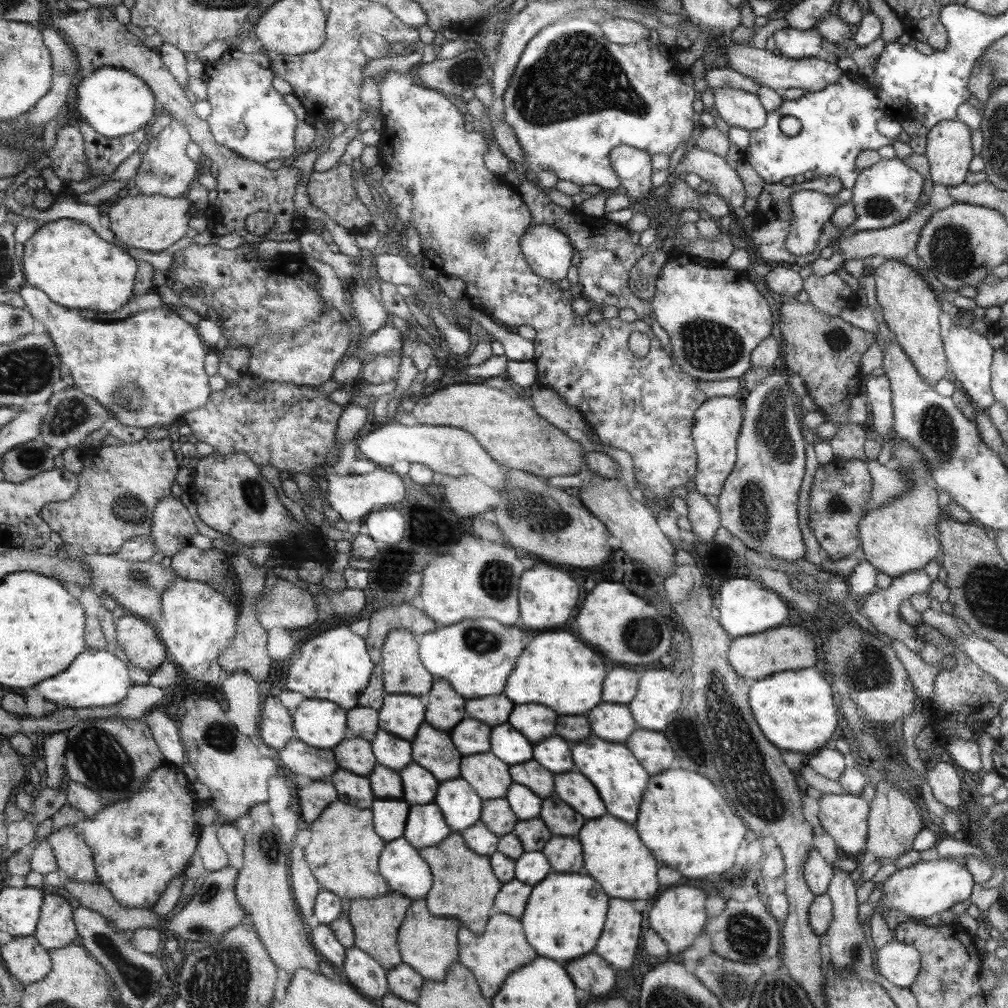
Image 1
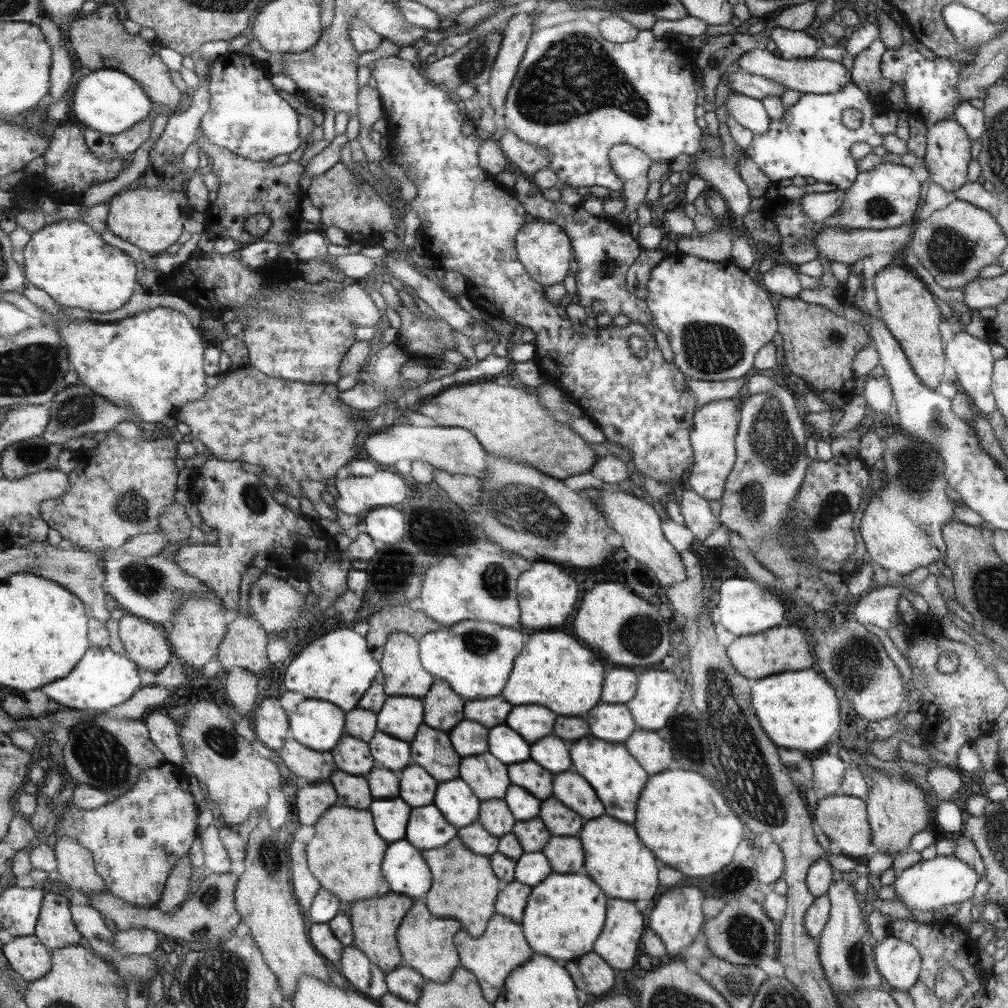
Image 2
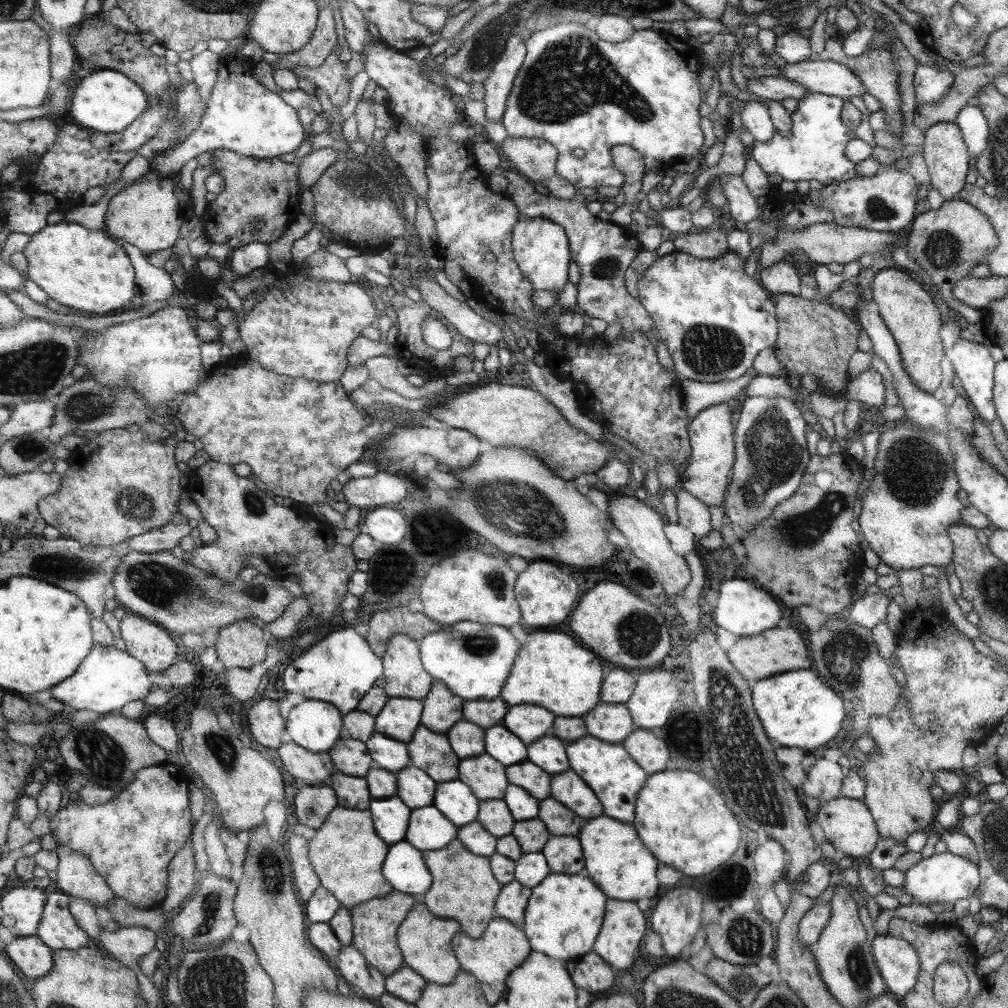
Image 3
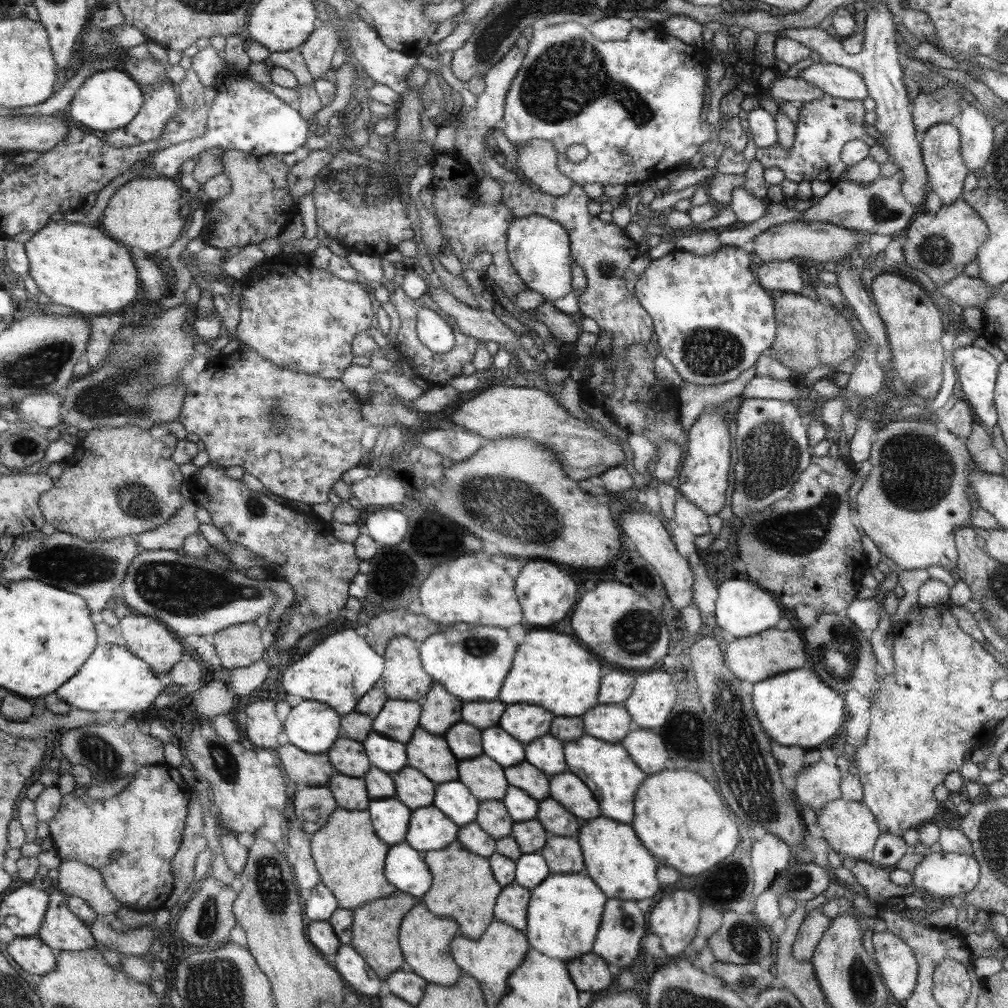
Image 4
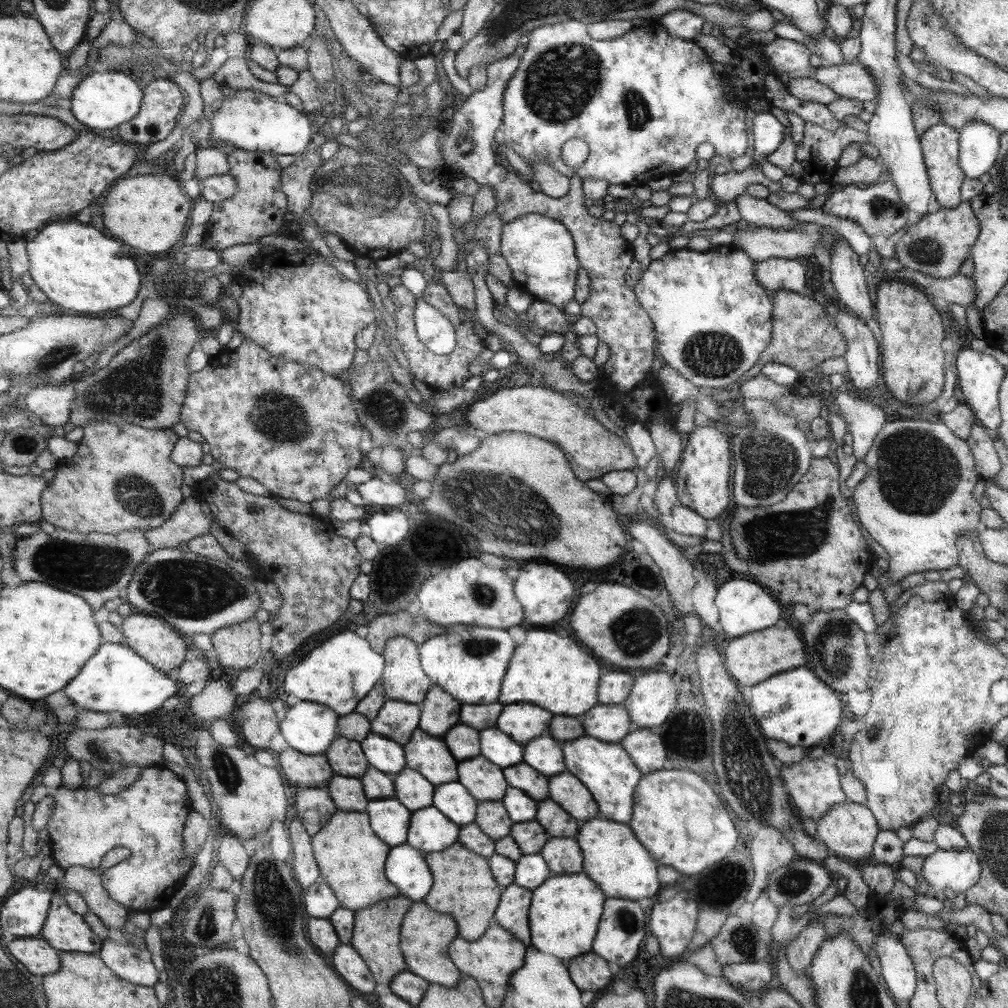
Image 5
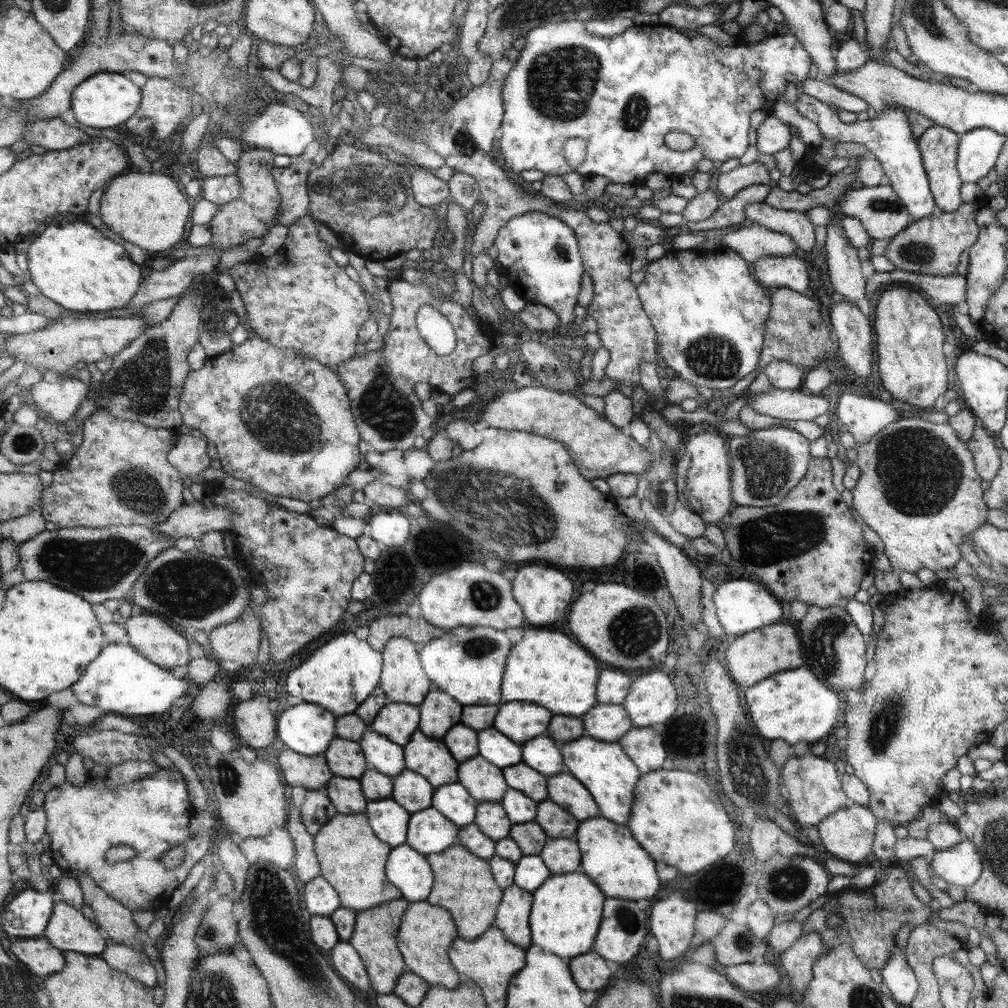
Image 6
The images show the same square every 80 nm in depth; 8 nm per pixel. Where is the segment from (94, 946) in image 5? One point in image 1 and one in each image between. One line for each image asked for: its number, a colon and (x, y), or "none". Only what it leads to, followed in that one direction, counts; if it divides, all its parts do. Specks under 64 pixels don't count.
1: (57, 928)
2: (57, 929)
3: (59, 928)
4: (62, 930)

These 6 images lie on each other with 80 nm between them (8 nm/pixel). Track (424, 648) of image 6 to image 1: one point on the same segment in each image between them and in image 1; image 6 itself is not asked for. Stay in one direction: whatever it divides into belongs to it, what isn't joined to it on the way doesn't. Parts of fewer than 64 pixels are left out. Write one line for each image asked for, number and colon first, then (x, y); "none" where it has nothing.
1: (476, 655)
2: (475, 656)
3: (474, 659)
4: (471, 660)
5: (469, 661)

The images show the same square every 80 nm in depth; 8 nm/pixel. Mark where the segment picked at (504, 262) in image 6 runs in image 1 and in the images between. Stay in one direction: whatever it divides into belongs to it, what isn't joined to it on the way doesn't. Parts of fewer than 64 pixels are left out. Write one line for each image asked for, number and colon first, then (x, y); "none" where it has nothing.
1: (548, 253)
2: (543, 249)
3: (541, 250)
4: (538, 248)
5: (540, 252)

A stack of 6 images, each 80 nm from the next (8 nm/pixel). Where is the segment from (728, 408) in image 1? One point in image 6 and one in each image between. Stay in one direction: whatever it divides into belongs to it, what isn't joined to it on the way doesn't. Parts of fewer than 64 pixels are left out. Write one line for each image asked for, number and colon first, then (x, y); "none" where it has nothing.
2: (714, 424)
3: (704, 475)
4: (702, 477)
5: (701, 479)
6: (701, 476)

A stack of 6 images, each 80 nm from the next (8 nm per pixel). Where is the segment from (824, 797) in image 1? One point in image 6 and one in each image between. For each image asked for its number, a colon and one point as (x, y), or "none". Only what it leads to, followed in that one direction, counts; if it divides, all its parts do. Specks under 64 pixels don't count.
2: (842, 818)
3: (846, 823)
4: (849, 829)
5: (847, 829)
6: (847, 834)

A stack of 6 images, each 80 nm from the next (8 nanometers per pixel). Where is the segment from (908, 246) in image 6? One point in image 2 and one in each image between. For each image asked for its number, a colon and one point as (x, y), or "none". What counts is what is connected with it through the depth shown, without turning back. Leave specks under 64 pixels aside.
2: (954, 244)
3: (947, 243)
4: (941, 245)
5: (937, 246)

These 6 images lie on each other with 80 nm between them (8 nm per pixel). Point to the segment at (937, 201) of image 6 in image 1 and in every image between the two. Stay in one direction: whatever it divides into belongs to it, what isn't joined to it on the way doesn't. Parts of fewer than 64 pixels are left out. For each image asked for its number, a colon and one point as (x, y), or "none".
1: (948, 149)
2: (946, 156)
3: (944, 151)
4: (942, 157)
5: (939, 143)

